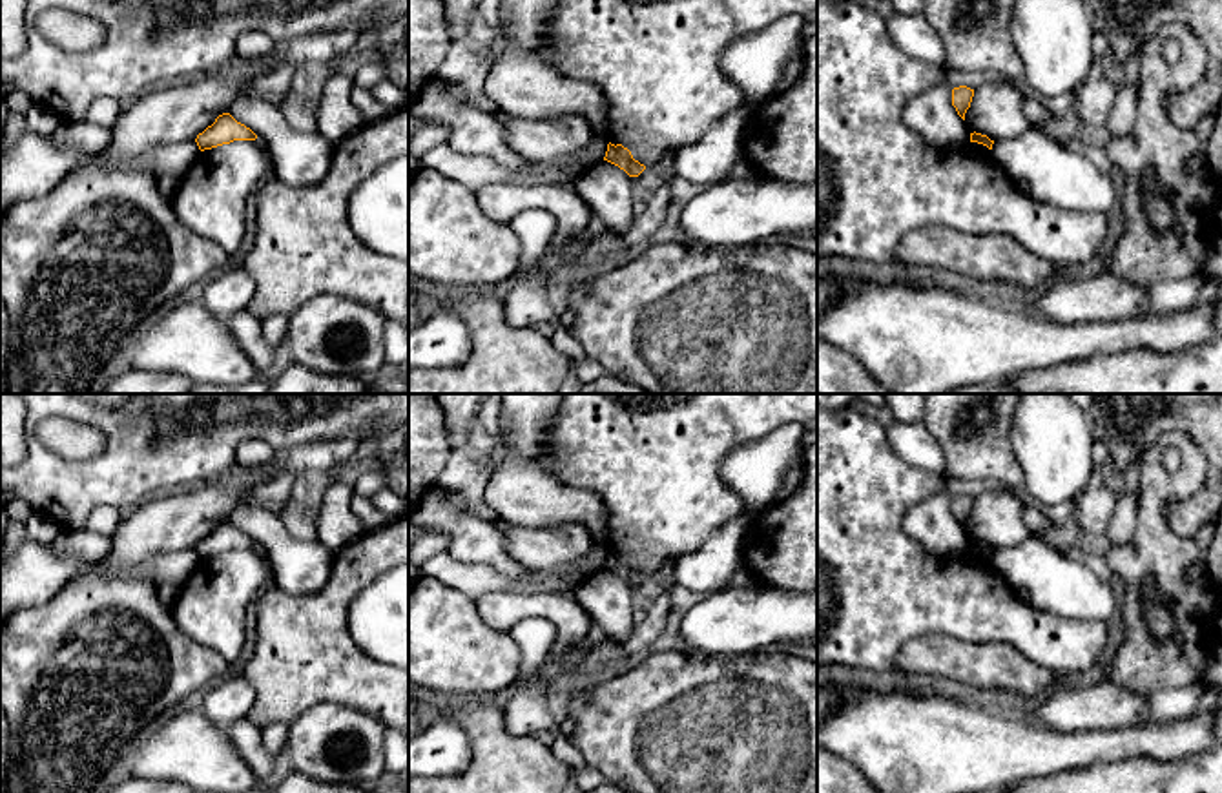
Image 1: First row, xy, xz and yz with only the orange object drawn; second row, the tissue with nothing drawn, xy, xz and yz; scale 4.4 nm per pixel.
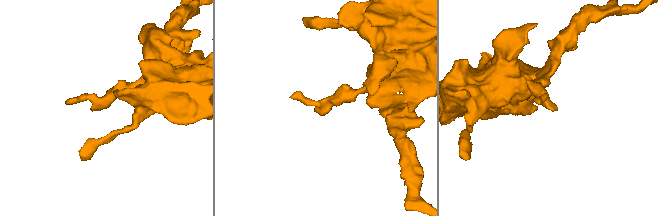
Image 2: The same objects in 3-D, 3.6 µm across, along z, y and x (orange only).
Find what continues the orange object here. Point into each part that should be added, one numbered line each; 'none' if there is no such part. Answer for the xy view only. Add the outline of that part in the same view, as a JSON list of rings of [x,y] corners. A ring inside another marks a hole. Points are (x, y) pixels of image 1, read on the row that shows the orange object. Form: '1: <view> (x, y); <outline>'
none

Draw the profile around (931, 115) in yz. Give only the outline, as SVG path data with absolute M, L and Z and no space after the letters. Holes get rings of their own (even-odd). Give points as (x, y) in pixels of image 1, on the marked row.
M945 80L914 97L905 109L905 124L934 148L963 148L970 144L965 120L952 106L952 88Z

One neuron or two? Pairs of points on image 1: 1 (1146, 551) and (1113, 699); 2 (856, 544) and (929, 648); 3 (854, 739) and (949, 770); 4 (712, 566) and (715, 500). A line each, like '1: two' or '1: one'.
1: two
2: two
3: one
4: two

